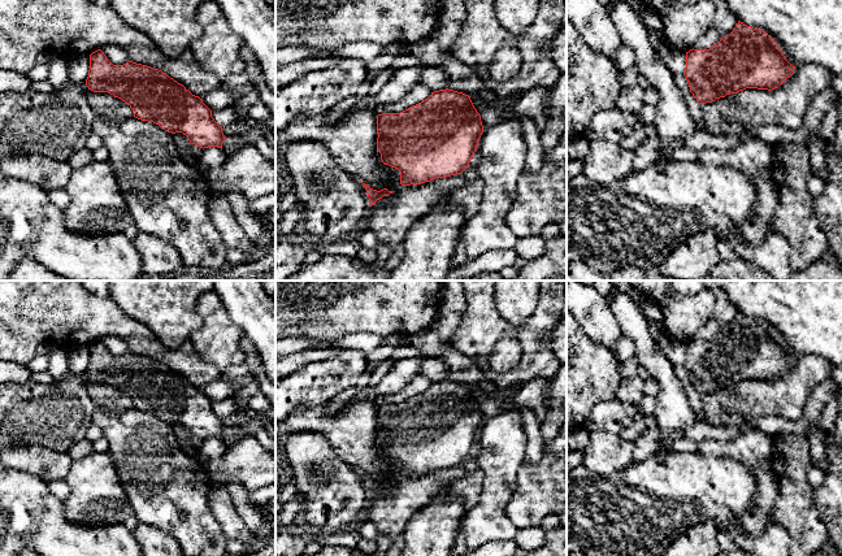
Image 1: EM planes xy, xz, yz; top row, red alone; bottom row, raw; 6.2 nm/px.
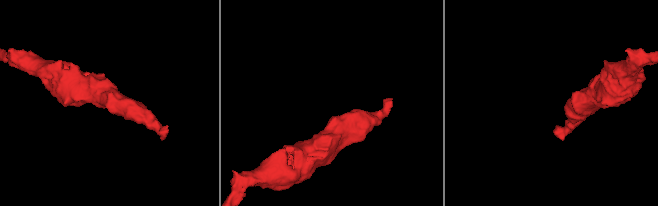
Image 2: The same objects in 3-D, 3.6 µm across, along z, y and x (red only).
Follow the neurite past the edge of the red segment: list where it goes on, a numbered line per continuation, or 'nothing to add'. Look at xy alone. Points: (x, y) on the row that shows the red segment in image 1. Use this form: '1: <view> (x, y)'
nothing to add

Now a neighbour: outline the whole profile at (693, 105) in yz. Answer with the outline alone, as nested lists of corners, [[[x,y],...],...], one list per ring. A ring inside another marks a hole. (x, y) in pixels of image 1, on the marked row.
[[[674,74],[674,78],[676,78],[677,86],[682,91],[682,96],[687,104],[687,109],[691,114],[691,118],[696,129],[703,129],[703,125],[704,125],[703,112],[700,108],[700,104],[696,101],[696,99],[690,92],[690,87],[689,87],[686,77],[683,74]]]

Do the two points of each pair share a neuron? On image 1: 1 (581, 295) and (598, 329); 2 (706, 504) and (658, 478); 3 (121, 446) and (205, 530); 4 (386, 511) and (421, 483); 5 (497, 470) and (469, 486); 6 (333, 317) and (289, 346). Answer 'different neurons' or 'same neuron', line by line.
1: same neuron
2: same neuron
3: same neuron
4: same neuron
5: different neurons
6: different neurons

